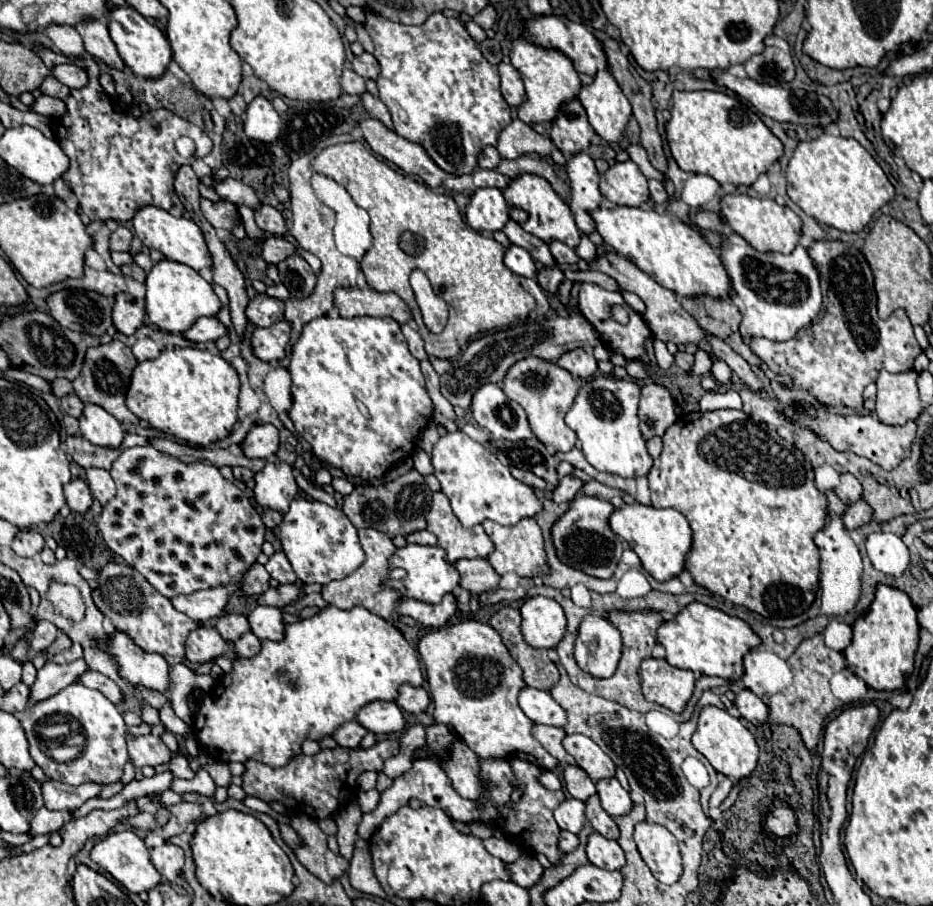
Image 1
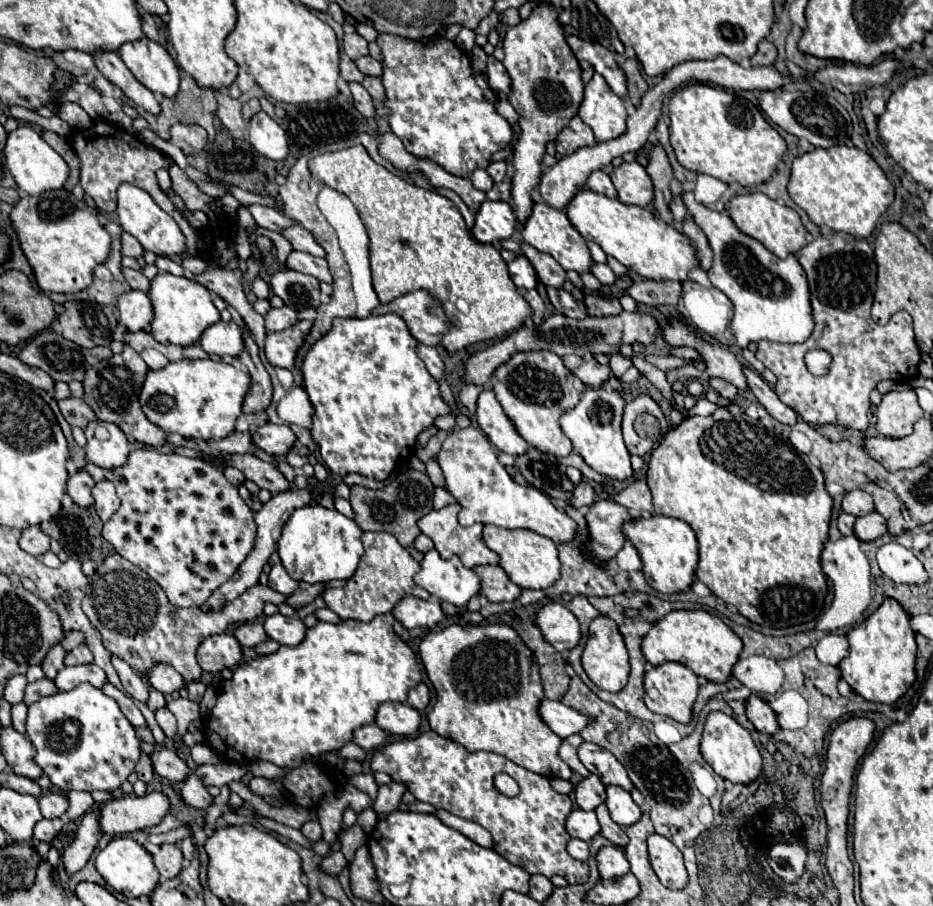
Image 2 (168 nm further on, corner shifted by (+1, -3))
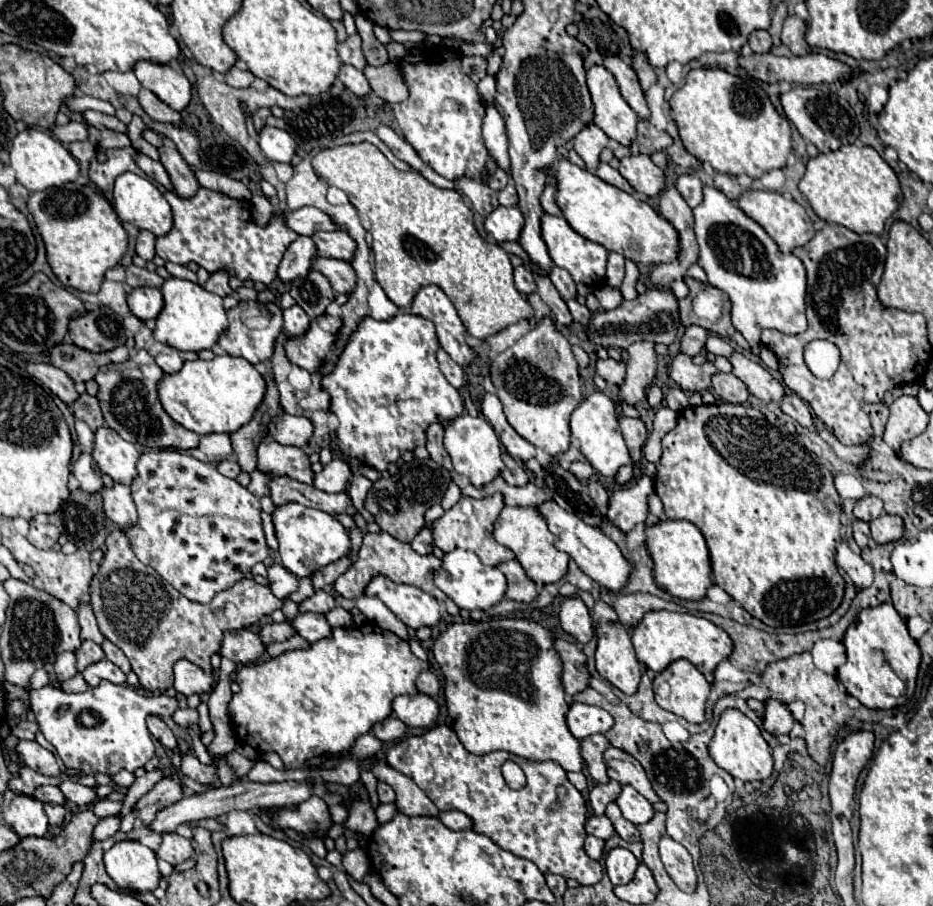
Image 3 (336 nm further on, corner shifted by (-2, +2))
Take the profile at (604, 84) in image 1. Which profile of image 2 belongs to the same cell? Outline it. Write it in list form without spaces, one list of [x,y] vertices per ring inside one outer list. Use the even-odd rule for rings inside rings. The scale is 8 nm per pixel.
[[[594,74],[584,86],[584,102],[578,116],[594,130],[598,142],[618,138],[626,132],[626,106],[600,74]]]

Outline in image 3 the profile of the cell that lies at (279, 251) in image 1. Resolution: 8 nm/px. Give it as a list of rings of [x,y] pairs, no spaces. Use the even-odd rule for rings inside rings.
[[[315,257],[313,269],[319,271],[321,275],[325,275],[337,293],[347,295],[347,291],[351,291],[351,287],[355,287],[355,275],[351,275],[351,265],[347,261]]]

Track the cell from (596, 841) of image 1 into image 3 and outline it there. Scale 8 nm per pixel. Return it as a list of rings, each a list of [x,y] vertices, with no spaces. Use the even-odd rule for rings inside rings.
[[[623,847],[611,849],[605,857],[607,875],[609,875],[613,885],[629,883],[633,879],[633,873],[635,873],[637,865],[639,865],[639,861],[635,859],[635,855],[629,849],[623,849]]]

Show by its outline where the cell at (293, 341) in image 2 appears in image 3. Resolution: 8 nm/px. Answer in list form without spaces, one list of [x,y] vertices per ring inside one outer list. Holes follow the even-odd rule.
[[[323,313],[311,319],[311,325],[303,335],[289,337],[285,341],[287,359],[309,373],[317,371],[321,359],[325,359],[329,347],[335,341],[337,329],[339,329],[339,317],[331,317]]]

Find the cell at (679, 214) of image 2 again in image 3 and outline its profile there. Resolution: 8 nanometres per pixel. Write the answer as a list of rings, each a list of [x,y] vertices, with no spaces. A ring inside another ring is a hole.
[[[681,175],[675,185],[677,185],[677,191],[681,193],[681,197],[685,199],[685,203],[691,209],[697,207],[703,201],[703,195],[701,195],[703,183],[699,181],[699,177],[695,177],[695,175]]]

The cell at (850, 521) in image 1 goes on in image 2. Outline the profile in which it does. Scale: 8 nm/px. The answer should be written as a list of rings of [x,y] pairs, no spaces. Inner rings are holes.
[[[872,512],[868,516],[860,516],[860,518],[856,518],[854,532],[862,542],[876,540],[876,538],[880,538],[888,532],[886,530],[886,520],[878,512]]]

